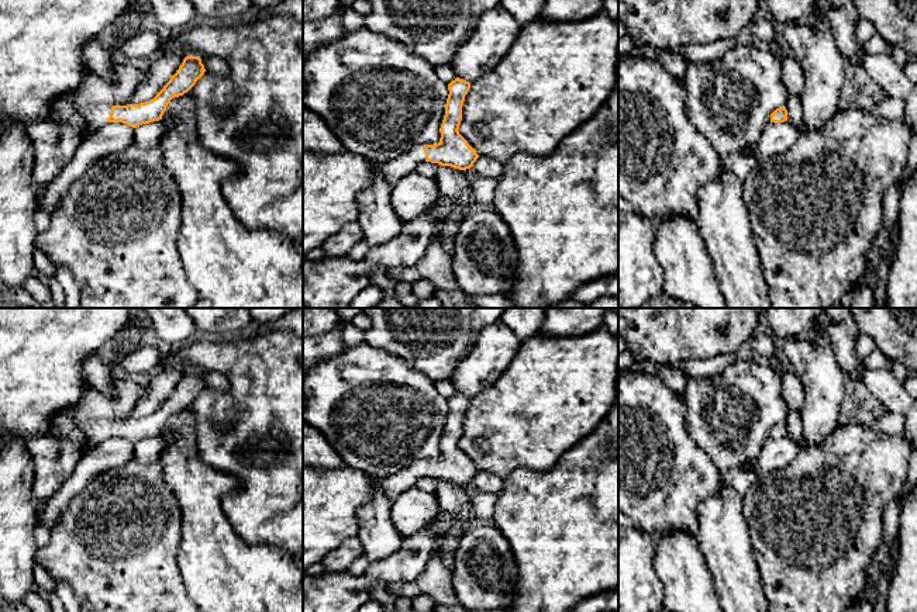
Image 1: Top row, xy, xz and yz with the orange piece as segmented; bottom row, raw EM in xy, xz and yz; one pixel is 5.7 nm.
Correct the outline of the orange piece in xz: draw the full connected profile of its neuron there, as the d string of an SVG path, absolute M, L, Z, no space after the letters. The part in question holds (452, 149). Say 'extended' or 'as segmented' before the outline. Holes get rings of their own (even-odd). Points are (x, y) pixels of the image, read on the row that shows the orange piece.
extended; M456 77L448 84L445 115L439 128L441 138L435 145L425 145L392 159L382 165L382 173L393 187L406 173L413 172L420 163L431 162L466 170L473 166L479 155L459 134L462 106L470 83Z

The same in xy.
extended; M186 56L176 73L152 100L139 104L89 107L83 108L83 117L96 129L108 122L123 122L137 128L159 121L170 100L187 93L204 72L200 56Z

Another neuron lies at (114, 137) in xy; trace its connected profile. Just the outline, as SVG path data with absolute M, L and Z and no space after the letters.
M108 122L83 136L72 160L46 186L44 196L37 200L37 207L51 215L73 181L90 166L113 153L127 151L131 145L134 145L134 128L123 122Z

